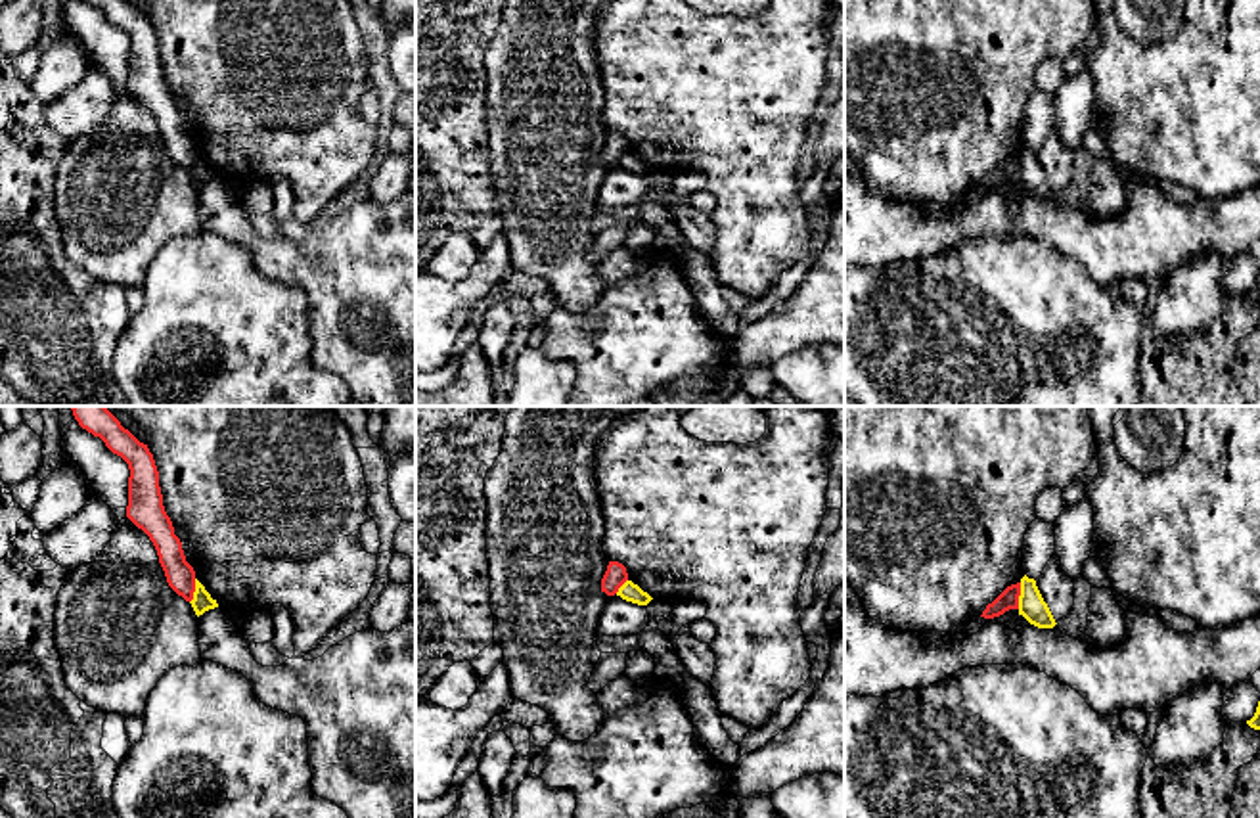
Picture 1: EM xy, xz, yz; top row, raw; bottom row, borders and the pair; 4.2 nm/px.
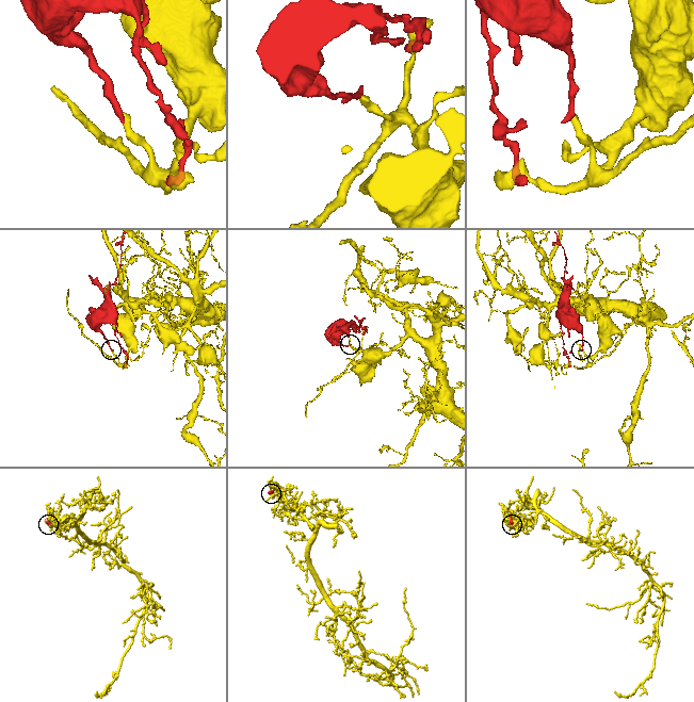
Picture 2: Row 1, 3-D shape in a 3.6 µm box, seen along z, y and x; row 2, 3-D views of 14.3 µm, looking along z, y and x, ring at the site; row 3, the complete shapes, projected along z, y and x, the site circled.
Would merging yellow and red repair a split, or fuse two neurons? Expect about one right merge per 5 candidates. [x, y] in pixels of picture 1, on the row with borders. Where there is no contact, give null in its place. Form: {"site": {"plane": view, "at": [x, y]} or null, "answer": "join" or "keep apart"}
{"site": {"plane": "yz", "at": [1019, 596]}, "answer": "keep apart"}

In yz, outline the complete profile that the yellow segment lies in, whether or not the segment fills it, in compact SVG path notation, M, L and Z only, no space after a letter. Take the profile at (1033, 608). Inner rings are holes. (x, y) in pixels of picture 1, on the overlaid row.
M1026 575L1021 579L1019 615L1038 628L1053 628L1057 625L1036 580Z

